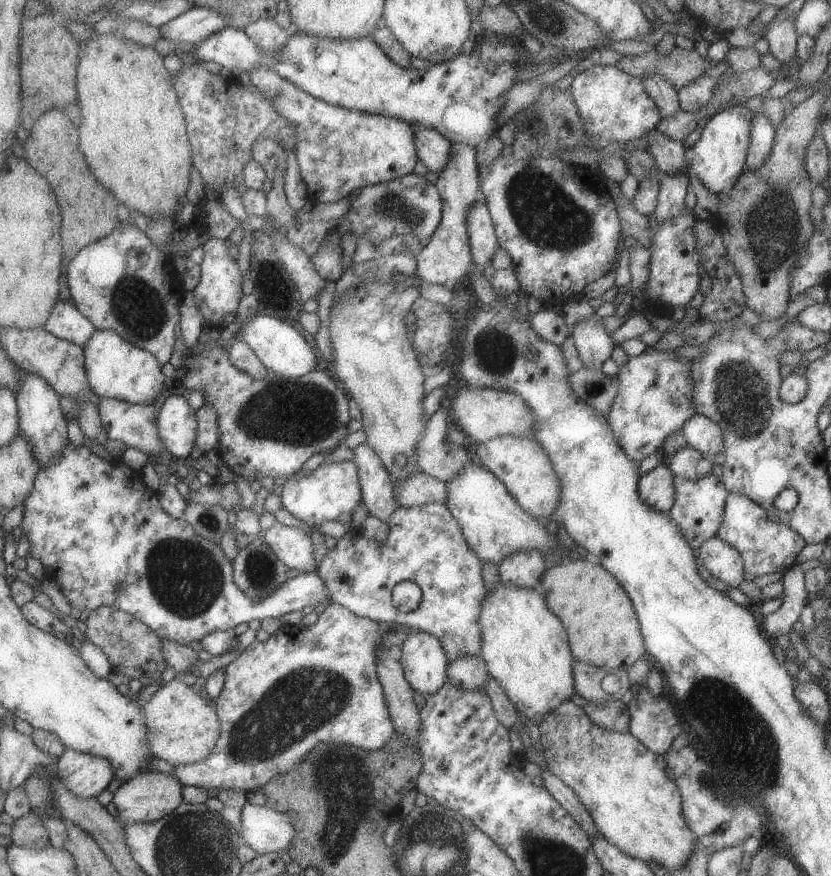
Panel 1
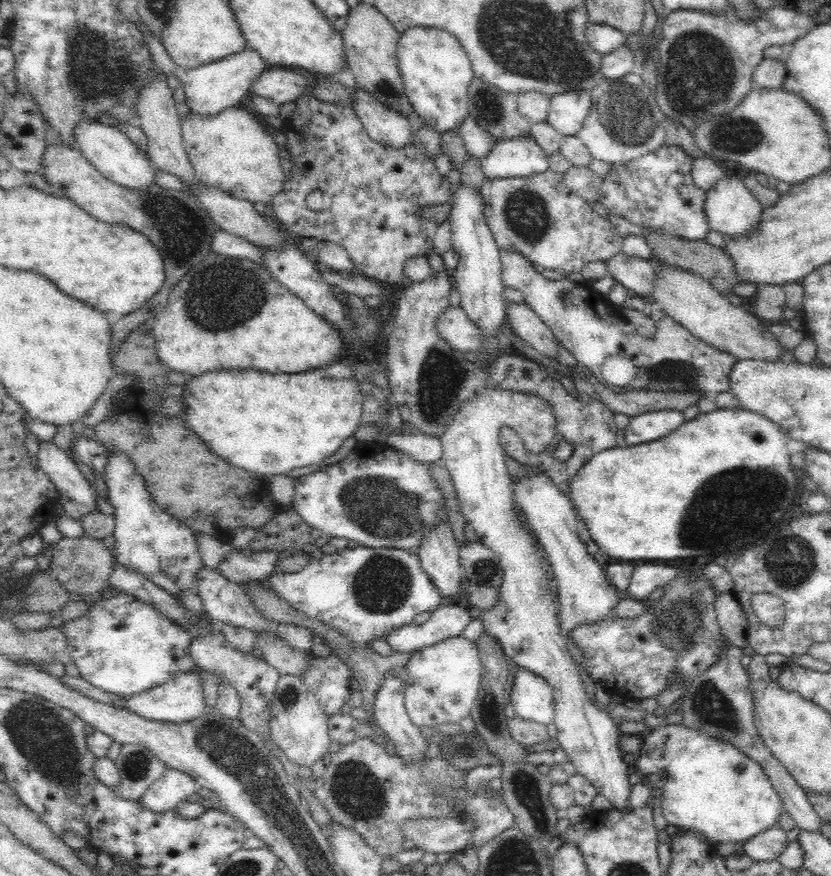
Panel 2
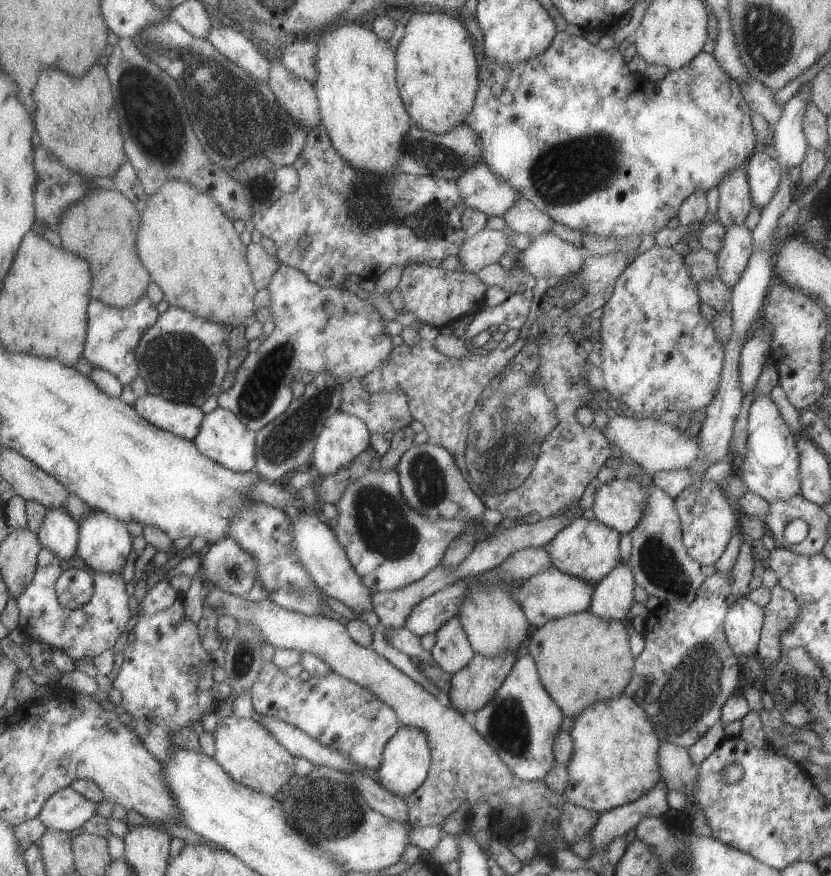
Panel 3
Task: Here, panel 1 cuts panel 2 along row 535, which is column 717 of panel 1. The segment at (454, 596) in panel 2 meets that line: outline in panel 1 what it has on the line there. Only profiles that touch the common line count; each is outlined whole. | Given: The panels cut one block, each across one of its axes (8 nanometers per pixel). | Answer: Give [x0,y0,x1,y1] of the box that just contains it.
[681,413,723,457]

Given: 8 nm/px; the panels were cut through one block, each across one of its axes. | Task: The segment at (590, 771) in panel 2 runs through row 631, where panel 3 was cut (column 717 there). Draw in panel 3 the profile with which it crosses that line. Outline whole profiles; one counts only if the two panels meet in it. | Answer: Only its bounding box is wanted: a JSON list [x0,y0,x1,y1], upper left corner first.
[673,480,738,566]

